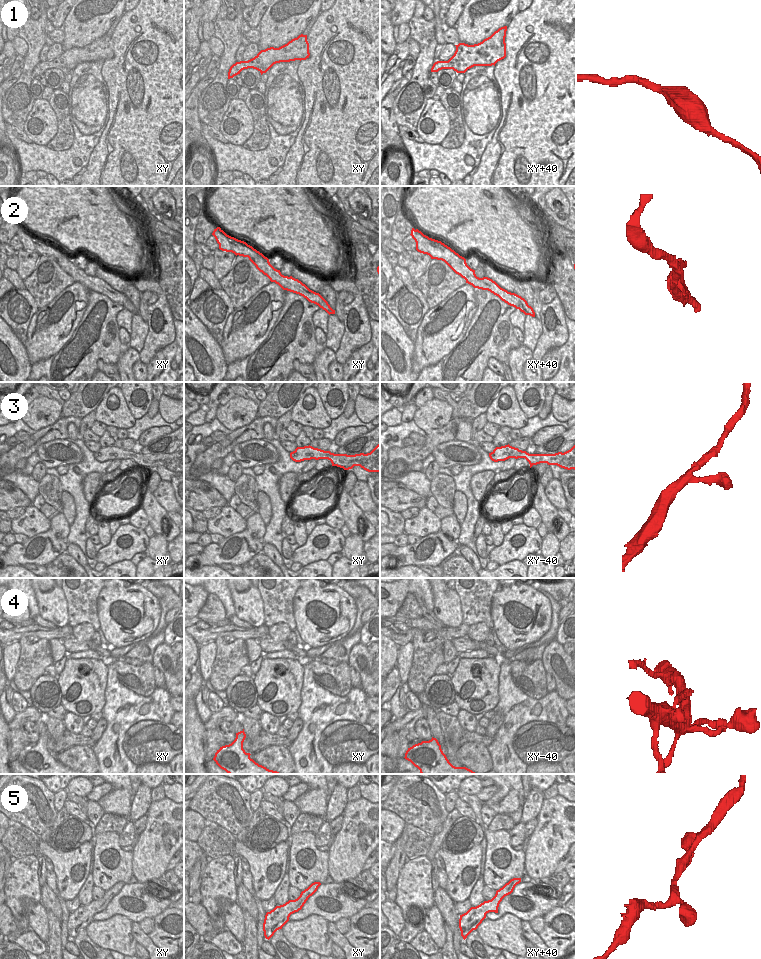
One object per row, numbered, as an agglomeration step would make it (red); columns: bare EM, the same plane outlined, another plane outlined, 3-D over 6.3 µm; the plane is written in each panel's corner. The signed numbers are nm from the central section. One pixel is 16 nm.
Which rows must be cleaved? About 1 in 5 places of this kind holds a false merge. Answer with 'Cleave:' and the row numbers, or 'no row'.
Cleave: no row

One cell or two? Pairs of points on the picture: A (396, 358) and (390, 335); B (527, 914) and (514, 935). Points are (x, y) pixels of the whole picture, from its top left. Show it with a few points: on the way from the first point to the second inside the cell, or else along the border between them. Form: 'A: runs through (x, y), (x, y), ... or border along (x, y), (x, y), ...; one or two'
A: runs through (396, 352), (395, 347), (390, 341); one
B: border along (499, 917), (506, 913), (512, 913), (522, 920); two

